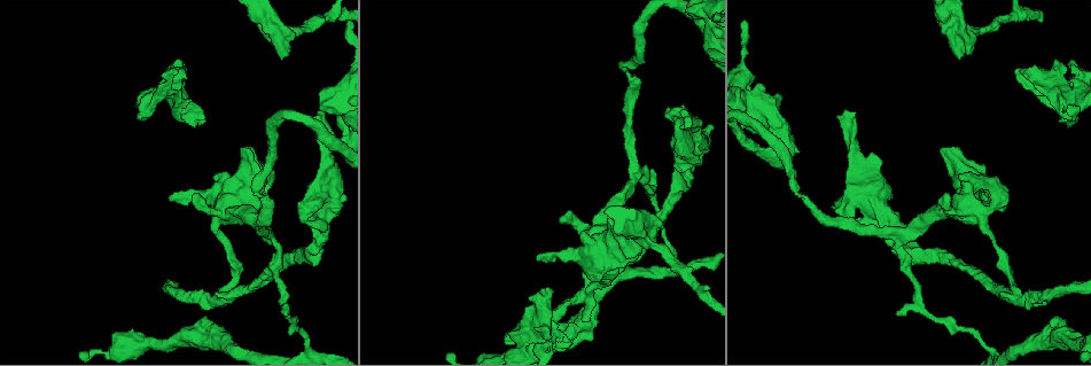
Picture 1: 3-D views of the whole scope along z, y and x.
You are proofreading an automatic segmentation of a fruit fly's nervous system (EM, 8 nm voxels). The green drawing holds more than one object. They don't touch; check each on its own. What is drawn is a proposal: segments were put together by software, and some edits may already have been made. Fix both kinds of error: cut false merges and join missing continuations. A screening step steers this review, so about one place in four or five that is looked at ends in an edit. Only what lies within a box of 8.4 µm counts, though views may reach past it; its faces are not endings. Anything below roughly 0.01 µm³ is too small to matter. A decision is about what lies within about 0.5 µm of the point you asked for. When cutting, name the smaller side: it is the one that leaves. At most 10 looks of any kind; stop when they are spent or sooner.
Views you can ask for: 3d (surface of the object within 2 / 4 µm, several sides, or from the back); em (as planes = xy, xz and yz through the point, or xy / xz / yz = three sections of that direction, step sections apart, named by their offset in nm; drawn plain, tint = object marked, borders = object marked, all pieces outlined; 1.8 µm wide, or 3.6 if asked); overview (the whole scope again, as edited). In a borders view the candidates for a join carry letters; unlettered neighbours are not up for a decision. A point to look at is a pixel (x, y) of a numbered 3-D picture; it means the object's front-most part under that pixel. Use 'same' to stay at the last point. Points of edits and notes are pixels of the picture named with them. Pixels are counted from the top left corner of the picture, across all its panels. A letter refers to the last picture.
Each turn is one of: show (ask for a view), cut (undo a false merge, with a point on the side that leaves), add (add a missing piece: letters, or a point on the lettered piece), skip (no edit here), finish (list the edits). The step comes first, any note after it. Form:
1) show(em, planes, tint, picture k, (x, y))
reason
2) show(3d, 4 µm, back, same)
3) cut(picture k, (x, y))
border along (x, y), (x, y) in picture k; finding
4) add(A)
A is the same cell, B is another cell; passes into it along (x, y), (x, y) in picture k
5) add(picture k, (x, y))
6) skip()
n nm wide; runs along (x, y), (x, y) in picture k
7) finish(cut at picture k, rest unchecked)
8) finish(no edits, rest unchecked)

show(em, planes, borders, picture 1, (138, 116))
free end

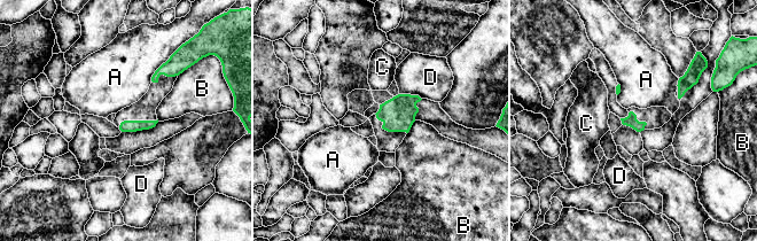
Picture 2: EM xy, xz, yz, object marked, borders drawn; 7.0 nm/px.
skip()
A, B, C and D are other cells; border along (170, 55), (155, 71), (150, 80) in picture 2; none of them fits

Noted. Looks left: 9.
show(em, xz, step 4, plain, picture 1, (181, 70))
thick end

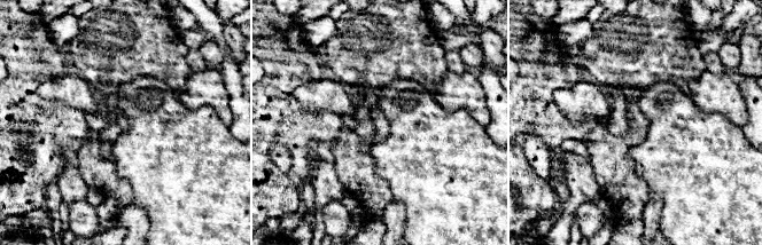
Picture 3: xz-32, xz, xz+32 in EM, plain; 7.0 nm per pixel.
show(em, xz, step 4, borders, same)

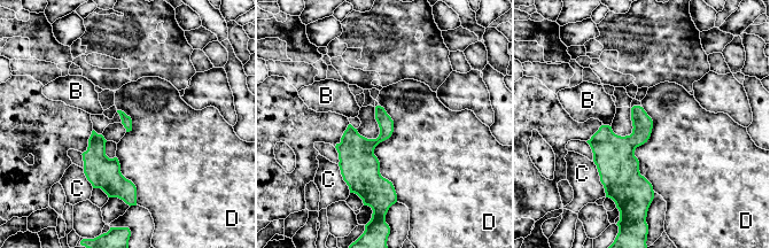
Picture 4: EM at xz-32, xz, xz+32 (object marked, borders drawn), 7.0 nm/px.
skip()
B, C and D are other cells; none of them fits

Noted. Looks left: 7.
show(em, planes, borders, picture 1, (651, 169))
an open end

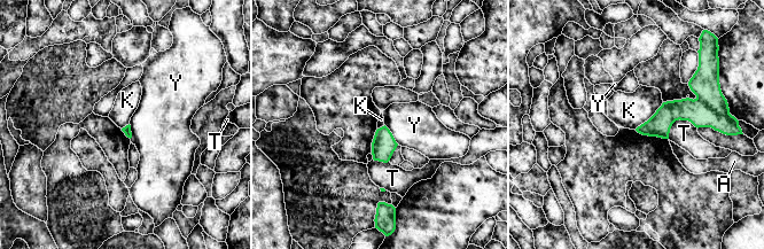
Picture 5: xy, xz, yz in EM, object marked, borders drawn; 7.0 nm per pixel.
cut(picture 5, (700, 115))
A, K, T and Y are other cells; the part that leaves runs along (706, 122), (669, 113), (640, 130) in picture 5; two neurons meet here

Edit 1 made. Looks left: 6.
show(em, 3.6 µm, planes, tint, picture 1, (839, 119))
an open end

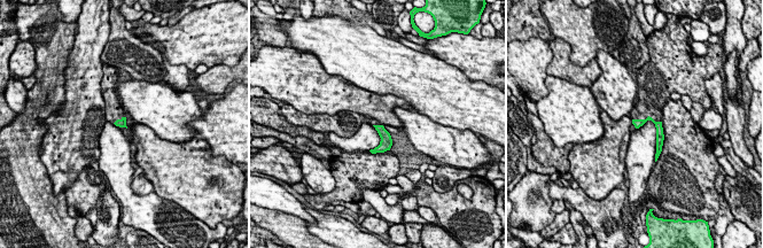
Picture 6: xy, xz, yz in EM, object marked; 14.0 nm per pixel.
show(em, 3.6 µm, planes, borders, same)
see the neighbours

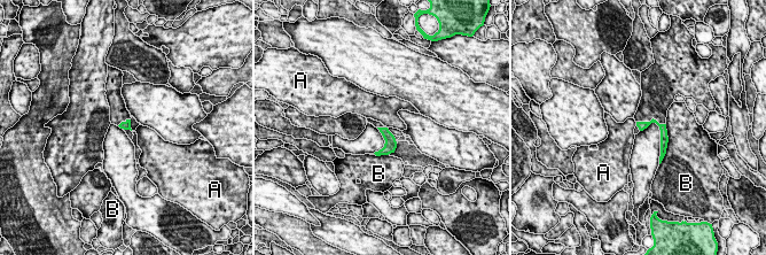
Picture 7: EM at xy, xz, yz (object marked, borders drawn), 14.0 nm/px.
skip()
120 nm wide; A and B are other cells; runs along (639, 124), (656, 122), (663, 129), (663, 151) in picture 7; no lettered piece goes on from it

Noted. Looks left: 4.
finish(cut at picture 5, rest unchecked)

